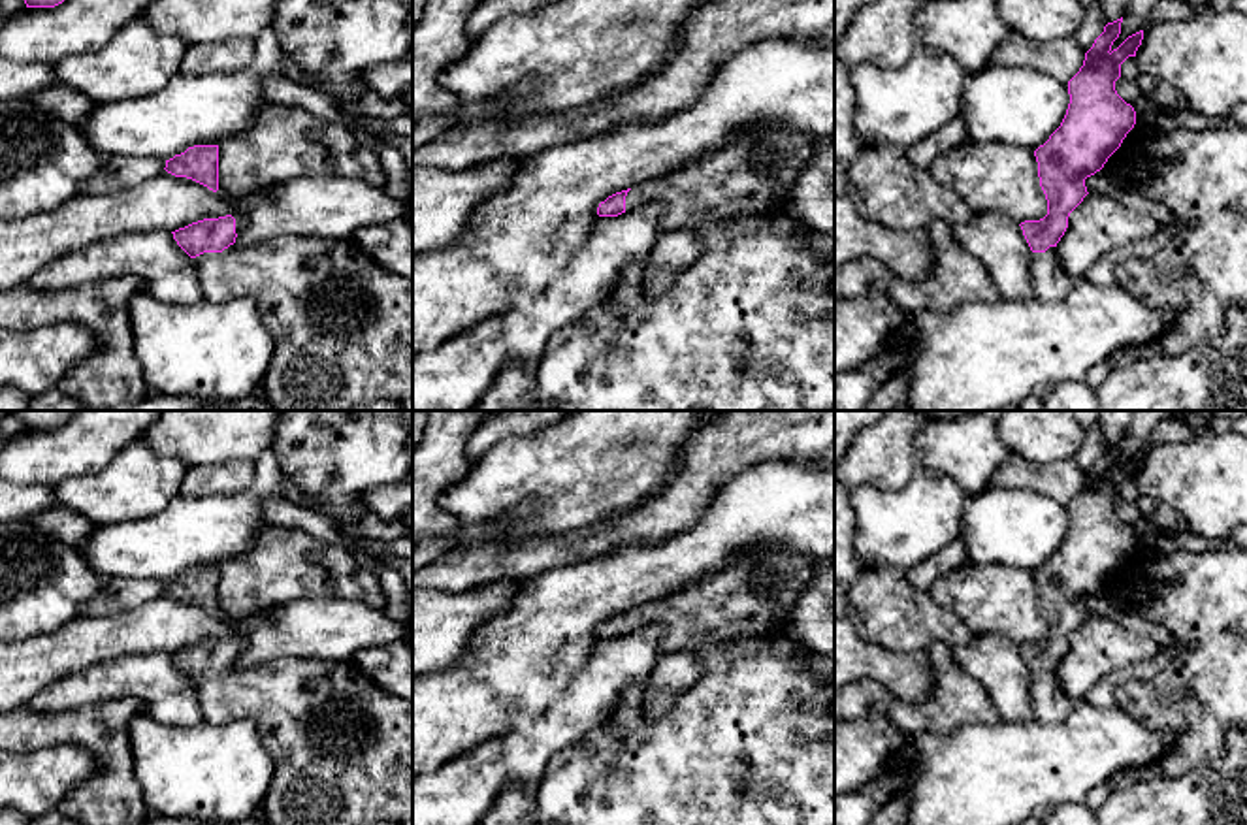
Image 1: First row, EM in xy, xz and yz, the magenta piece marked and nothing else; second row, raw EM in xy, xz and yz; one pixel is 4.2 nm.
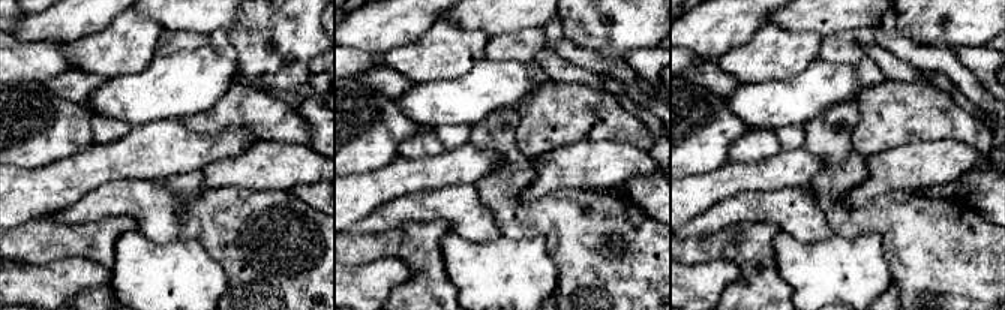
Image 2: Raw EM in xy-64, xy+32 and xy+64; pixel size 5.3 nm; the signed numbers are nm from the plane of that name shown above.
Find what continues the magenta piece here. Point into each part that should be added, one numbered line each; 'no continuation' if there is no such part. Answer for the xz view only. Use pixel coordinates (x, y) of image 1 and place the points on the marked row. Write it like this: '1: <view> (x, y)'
1: xz (754, 172)

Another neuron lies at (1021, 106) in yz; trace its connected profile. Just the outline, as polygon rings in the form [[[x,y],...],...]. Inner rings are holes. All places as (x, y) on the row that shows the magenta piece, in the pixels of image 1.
[[[989,66],[966,75],[961,117],[970,141],[1036,151],[1061,126],[1068,104],[1068,83],[1034,68]]]

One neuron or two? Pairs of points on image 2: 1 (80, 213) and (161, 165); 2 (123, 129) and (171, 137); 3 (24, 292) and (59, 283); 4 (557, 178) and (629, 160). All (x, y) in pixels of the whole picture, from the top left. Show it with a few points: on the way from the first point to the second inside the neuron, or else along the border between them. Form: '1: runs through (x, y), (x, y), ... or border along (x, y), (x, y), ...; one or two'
1: border along (164, 178), (119, 178), (102, 186); two
2: border along (132, 126), (125, 135), (96, 144); two
3: runs through (33, 285), (50, 285); one
4: runs through (575, 165), (611, 162); one

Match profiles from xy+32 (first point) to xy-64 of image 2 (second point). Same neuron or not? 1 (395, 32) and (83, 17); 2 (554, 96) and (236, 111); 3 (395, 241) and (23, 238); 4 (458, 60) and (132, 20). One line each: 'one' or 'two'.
1: one
2: one
3: one
4: one

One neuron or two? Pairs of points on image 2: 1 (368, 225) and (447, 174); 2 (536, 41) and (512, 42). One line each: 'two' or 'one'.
1: two
2: one

